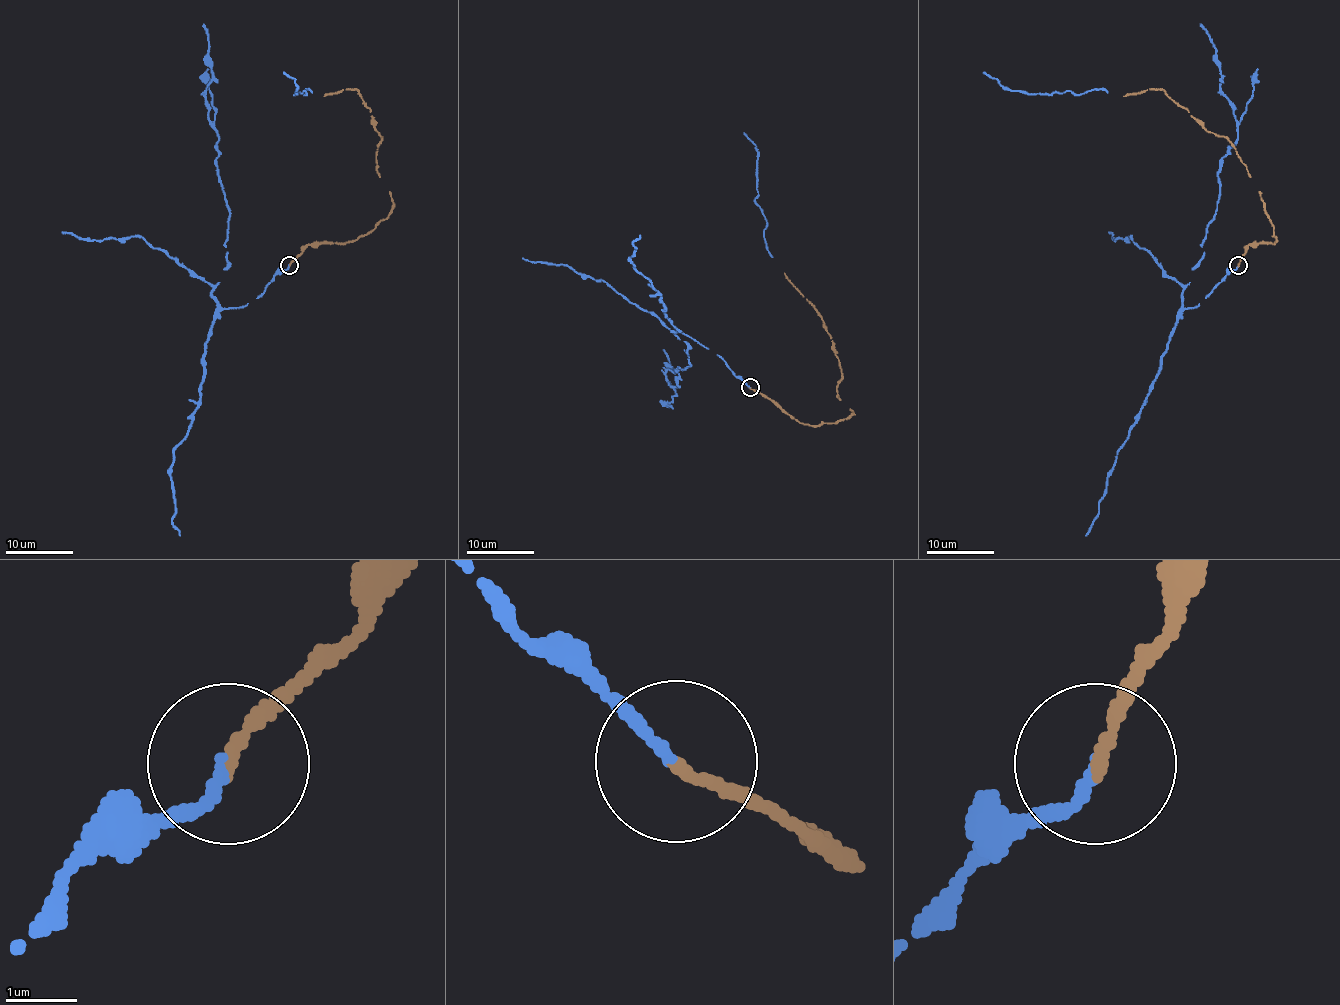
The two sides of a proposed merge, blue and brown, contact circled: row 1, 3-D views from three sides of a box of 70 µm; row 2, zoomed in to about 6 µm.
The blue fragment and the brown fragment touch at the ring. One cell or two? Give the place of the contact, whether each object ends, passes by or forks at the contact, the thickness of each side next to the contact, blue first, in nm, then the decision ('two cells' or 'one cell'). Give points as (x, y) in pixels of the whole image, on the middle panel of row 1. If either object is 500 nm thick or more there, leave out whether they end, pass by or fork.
place (750, 387); blue ends; brown ends; calibres 130 and 170 nm; one cell

